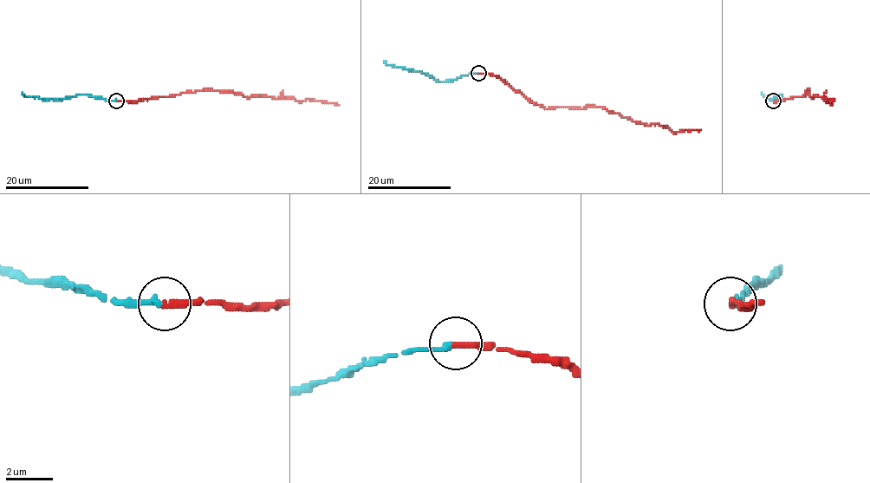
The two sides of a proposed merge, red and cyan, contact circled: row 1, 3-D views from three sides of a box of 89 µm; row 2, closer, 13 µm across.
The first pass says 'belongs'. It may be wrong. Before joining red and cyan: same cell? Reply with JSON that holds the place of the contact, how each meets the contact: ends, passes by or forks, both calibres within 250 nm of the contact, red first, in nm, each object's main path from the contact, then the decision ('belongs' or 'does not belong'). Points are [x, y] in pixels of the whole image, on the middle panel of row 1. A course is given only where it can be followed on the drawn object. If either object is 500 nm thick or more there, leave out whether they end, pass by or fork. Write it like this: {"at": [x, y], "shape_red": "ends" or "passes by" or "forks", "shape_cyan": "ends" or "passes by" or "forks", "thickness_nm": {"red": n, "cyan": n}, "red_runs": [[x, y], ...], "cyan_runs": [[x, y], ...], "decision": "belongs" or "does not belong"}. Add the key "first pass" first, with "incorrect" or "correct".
{"first pass": "correct", "at": [478, 73], "shape_red": "ends", "shape_cyan": "ends", "thickness_nm": {"red": 320, "cyan": 280}, "red_runs": [[478, 73], [498, 75], [546, 108], [594, 105], [646, 125], [665, 126], [674, 132], [700, 130]], "cyan_runs": [[478, 73], [449, 81], [438, 81], [421, 72], [388, 65], [383, 60]], "decision": "belongs"}

